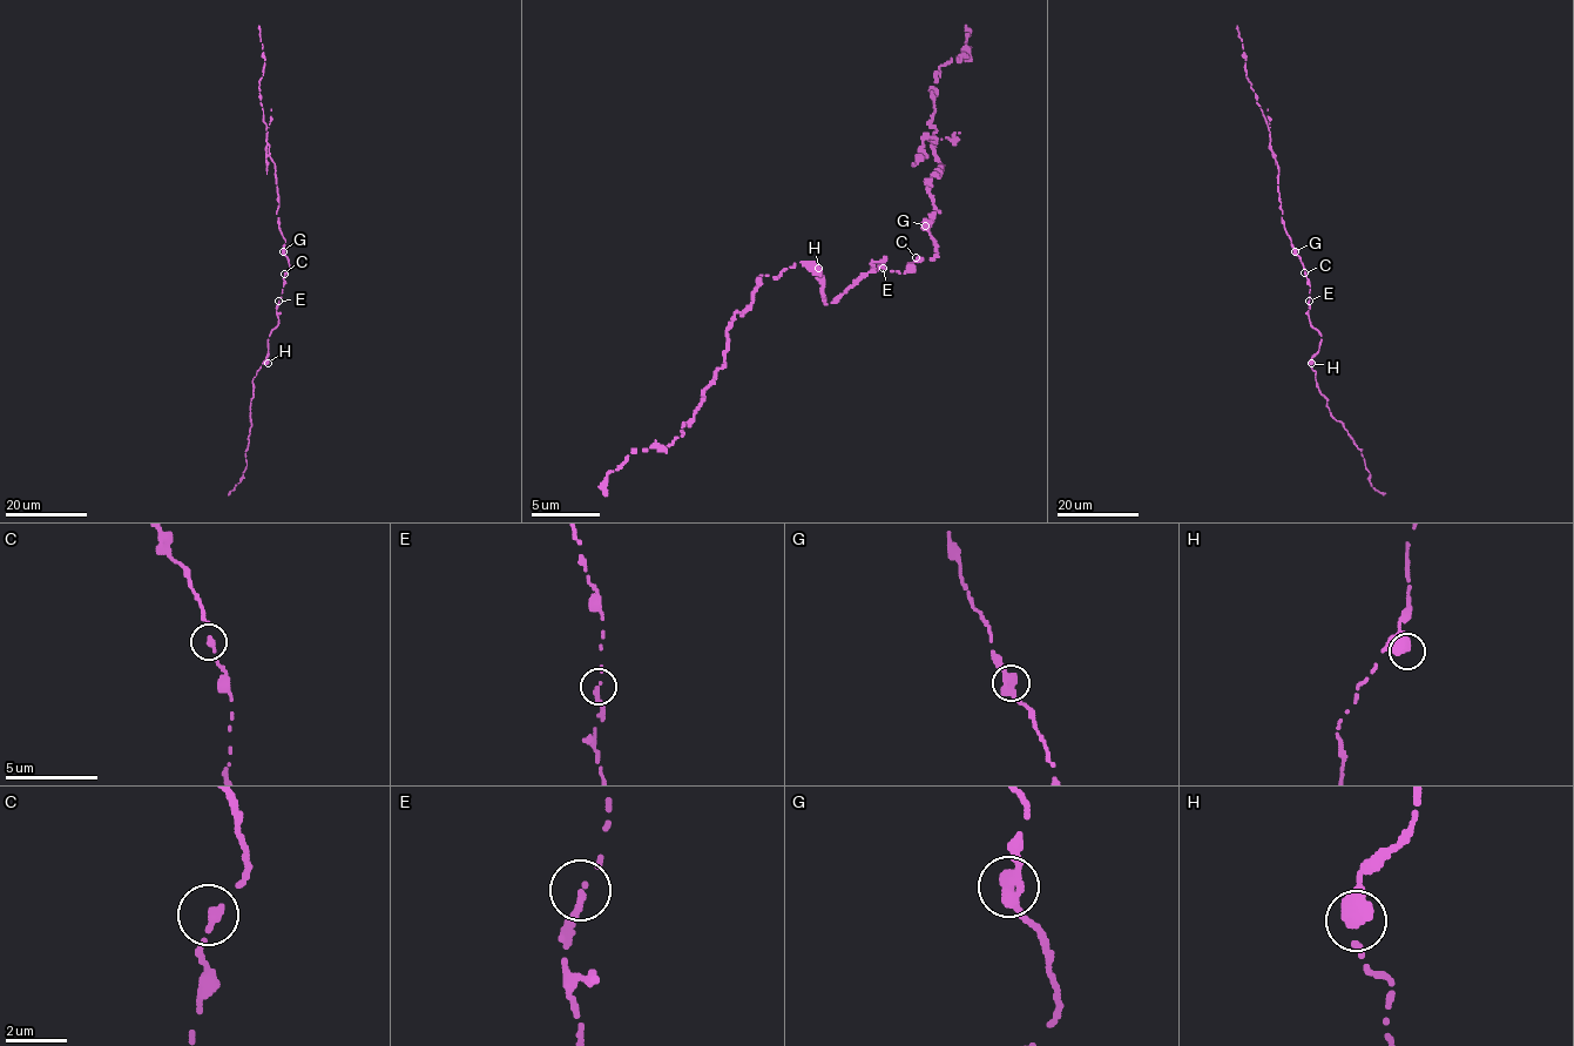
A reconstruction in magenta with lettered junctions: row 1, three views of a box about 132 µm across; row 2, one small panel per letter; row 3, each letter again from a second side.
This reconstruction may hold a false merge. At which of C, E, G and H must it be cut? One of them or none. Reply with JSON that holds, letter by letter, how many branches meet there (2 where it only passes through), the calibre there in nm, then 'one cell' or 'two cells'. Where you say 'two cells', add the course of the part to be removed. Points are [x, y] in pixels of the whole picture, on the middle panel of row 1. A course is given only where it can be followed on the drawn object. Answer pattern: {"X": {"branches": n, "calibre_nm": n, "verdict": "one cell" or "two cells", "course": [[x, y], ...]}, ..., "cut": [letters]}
{"C": {"branches": 2, "calibre_nm": 220, "verdict": "one cell"}, "E": {"branches": 1, "calibre_nm": 280, "verdict": "one cell"}, "G": {"branches": 2, "calibre_nm": 420, "verdict": "one cell"}, "H": {"branches": 2, "calibre_nm": 500, "verdict": "one cell"}, "cut": []}

